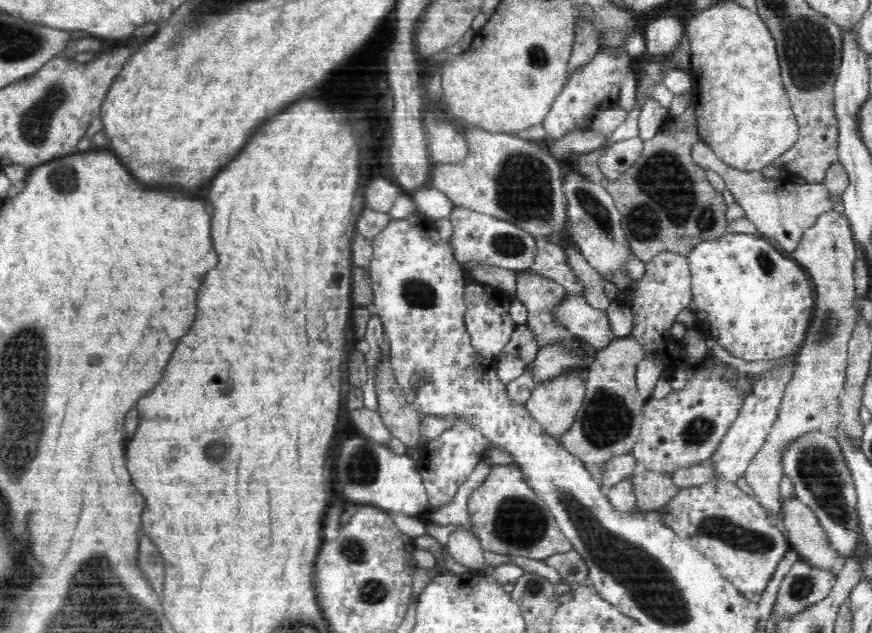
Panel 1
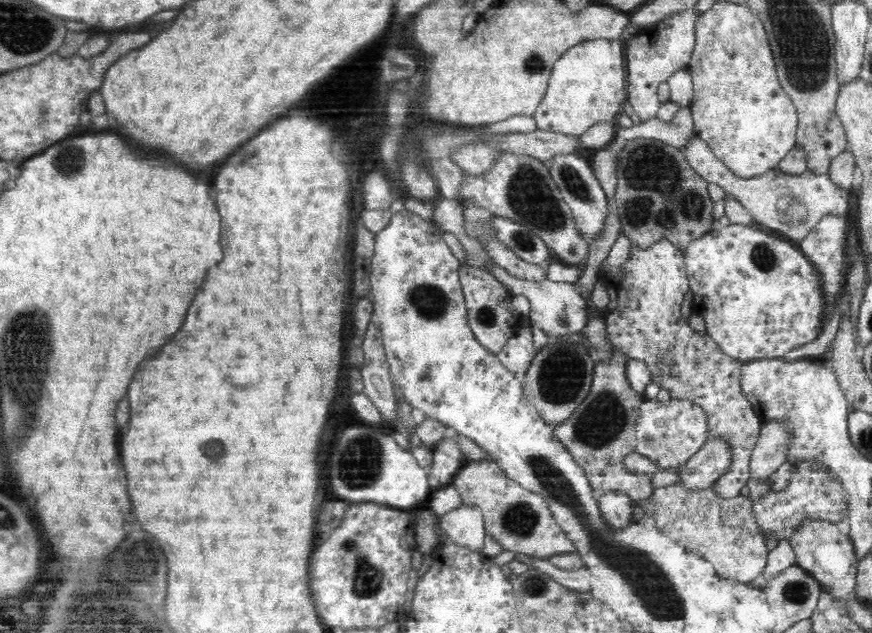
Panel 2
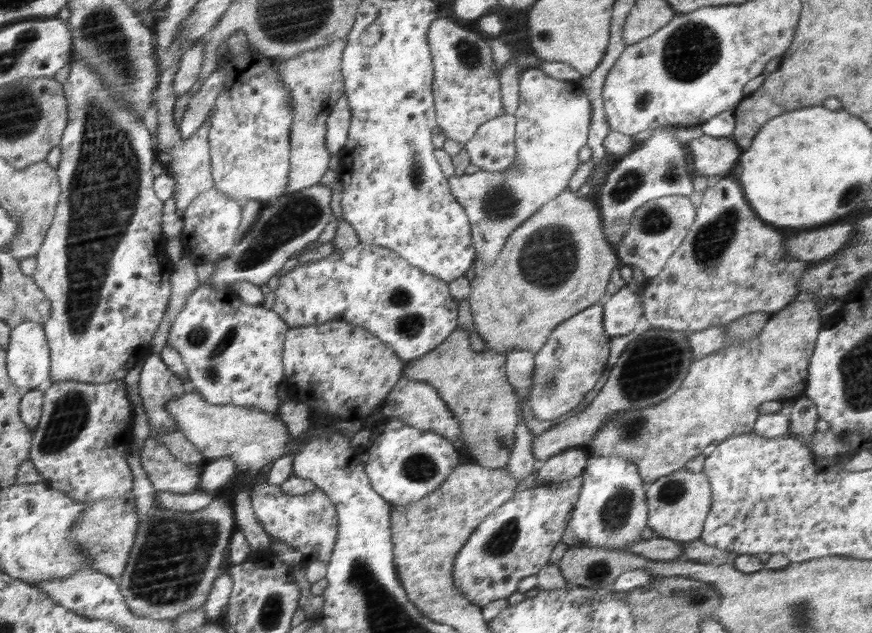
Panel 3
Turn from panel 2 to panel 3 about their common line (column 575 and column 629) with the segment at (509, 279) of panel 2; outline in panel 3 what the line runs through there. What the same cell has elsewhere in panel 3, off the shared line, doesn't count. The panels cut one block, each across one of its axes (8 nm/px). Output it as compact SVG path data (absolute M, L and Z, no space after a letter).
M627 284L604 301L605 330L610 336L633 335L643 316L643 297Z

